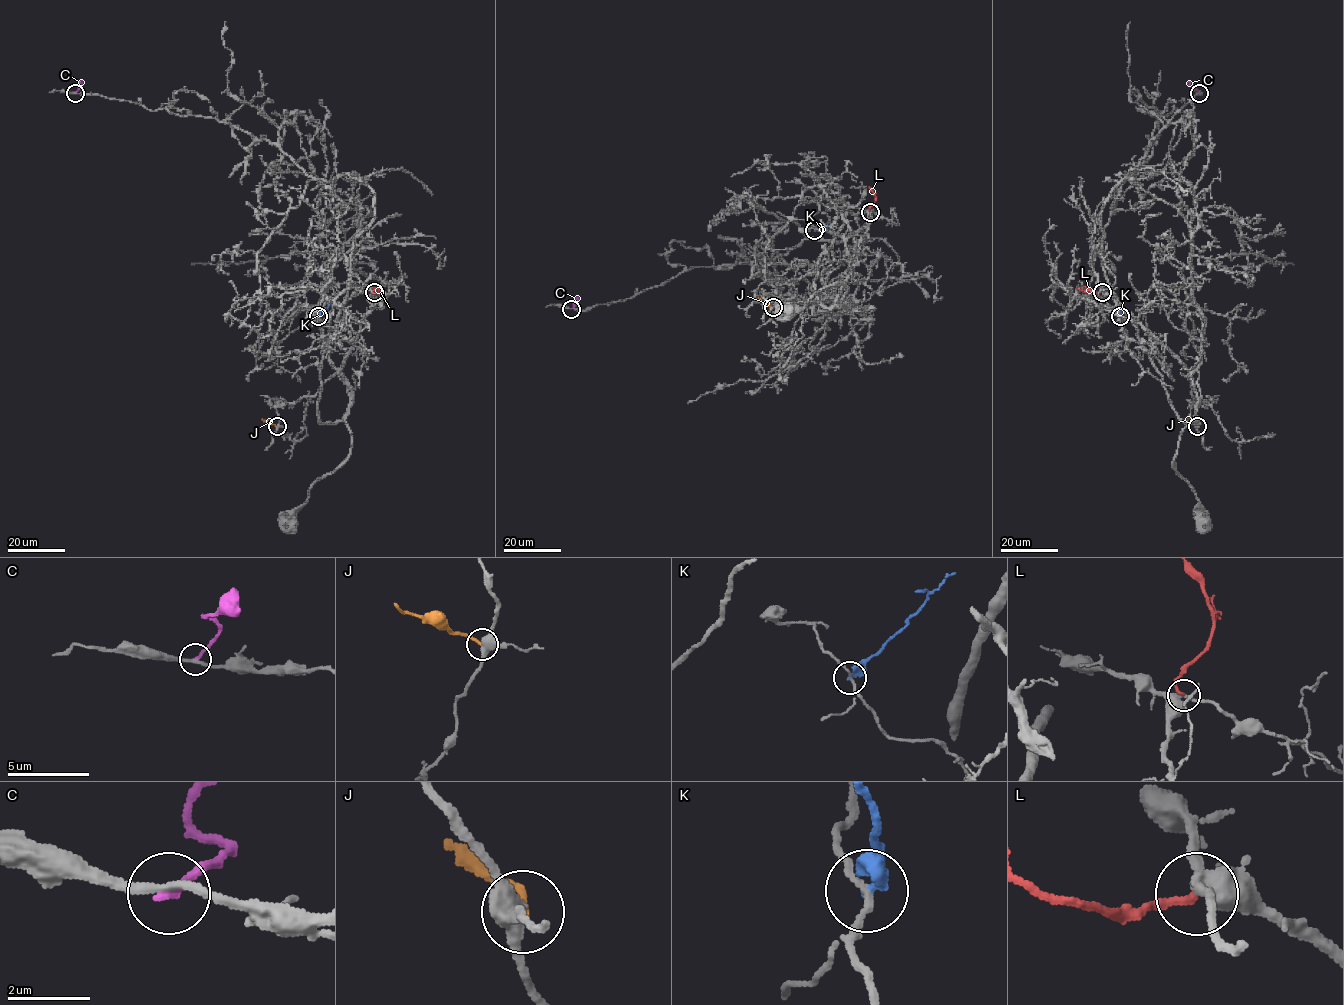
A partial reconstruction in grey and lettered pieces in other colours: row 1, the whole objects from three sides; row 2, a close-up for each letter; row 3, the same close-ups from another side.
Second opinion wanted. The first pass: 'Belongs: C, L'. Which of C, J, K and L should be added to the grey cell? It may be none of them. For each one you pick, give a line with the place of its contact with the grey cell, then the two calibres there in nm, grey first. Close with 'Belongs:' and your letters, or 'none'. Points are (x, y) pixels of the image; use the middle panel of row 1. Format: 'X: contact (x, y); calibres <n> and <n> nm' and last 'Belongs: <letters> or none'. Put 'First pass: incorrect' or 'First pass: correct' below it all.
L: contact (870, 212); calibres 320 and 180 nm
Belongs: L
First pass: incorrect

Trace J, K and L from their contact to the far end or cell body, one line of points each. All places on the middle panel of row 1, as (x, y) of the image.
J: (774, 307), (758, 297)
K: (814, 230), (833, 225)
L: (870, 212), (875, 196), (868, 186)

